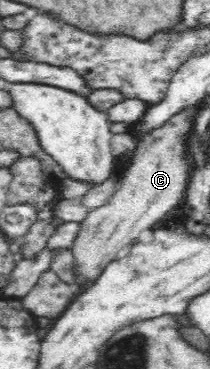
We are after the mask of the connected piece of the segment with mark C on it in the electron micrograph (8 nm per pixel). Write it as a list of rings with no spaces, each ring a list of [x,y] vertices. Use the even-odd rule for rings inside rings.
[[[177,112],[159,128],[145,133],[138,141],[128,167],[120,175],[122,185],[118,191],[113,192],[108,203],[87,213],[71,247],[74,255],[72,272],[80,290],[88,288],[108,264],[125,254],[142,231],[152,229],[154,223],[164,219],[166,213],[184,198],[189,178],[188,165],[186,159],[180,157],[186,155],[186,133],[193,127],[193,117]]]

